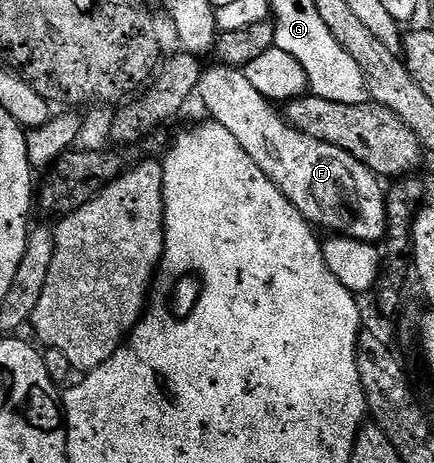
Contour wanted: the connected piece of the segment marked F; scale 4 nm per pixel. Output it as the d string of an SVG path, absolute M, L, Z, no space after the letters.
M214 65L214 68L207 70L205 74L202 76L202 82L199 83L198 89L197 89L197 94L199 96L202 95L202 103L204 106L206 106L206 111L208 114L211 115L213 122L217 124L219 127L223 127L224 129L228 129L228 133L232 137L236 137L236 141L240 141L240 149L244 149L244 153L248 153L248 157L252 157L252 161L256 161L256 165L260 165L260 169L264 172L264 174L267 175L268 178L274 182L276 185L276 189L280 189L280 193L284 193L284 197L288 197L288 201L292 201L292 205L294 206L295 209L300 212L305 219L307 219L308 222L310 222L311 225L313 225L315 228L321 229L323 227L324 230L330 231L326 233L333 233L335 236L338 237L345 237L347 239L359 239L361 243L373 243L375 245L381 244L383 240L387 238L387 219L386 219L386 196L387 192L384 190L384 187L381 187L380 184L380 179L379 176L375 175L373 171L368 170L364 164L362 164L360 161L356 161L356 157L352 157L352 153L344 153L344 149L336 149L336 145L328 145L324 141L316 141L316 137L308 137L304 133L300 133L295 127L292 126L291 123L286 122L285 118L279 113L279 110L271 103L271 100L265 99L263 95L260 93L256 93L256 88L252 85L252 81L248 81L248 77L241 71L232 67L224 67L221 65Z

